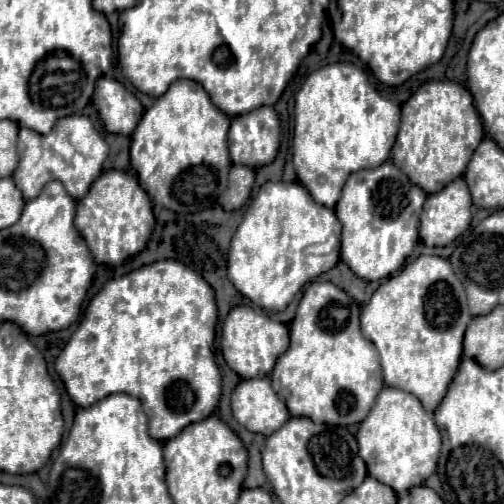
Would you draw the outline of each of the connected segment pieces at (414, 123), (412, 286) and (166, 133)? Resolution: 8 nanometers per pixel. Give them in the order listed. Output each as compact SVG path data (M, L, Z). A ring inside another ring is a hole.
M426 82L410 100L402 104L402 122L392 162L424 192L442 190L454 178L460 178L484 138L482 118L474 110L472 94L458 82Z
M418 256L414 262L406 264L398 274L390 276L370 298L370 302L360 312L360 328L362 334L372 340L382 358L384 382L386 386L394 386L414 394L424 410L432 414L440 400L446 394L448 384L452 382L460 356L462 356L462 338L472 314L466 306L466 292L462 282L458 282L450 262L440 256Z
M176 80L170 84L166 94L154 100L154 104L144 112L138 122L132 144L130 144L130 164L138 172L140 186L146 194L172 212L198 212L216 204L218 196L226 190L228 170L232 166L228 156L228 126L230 120L222 114L208 98L206 90L194 80Z

